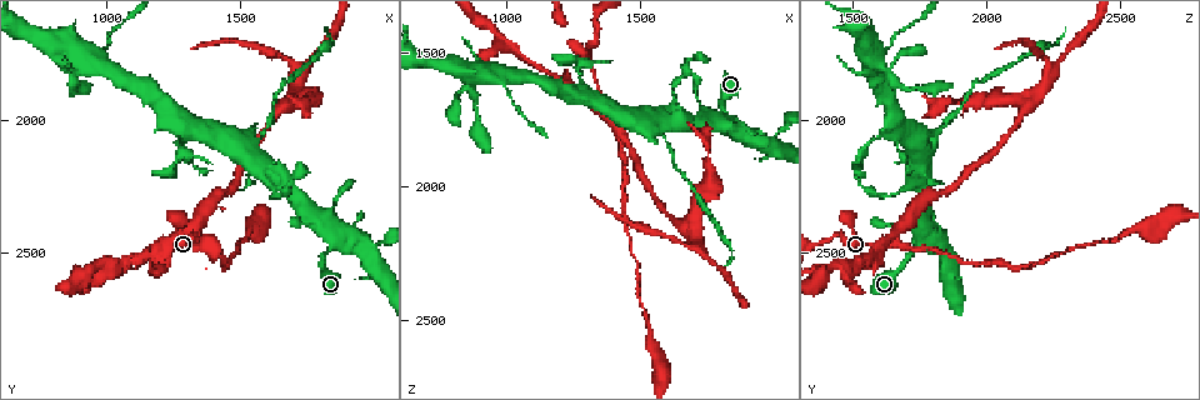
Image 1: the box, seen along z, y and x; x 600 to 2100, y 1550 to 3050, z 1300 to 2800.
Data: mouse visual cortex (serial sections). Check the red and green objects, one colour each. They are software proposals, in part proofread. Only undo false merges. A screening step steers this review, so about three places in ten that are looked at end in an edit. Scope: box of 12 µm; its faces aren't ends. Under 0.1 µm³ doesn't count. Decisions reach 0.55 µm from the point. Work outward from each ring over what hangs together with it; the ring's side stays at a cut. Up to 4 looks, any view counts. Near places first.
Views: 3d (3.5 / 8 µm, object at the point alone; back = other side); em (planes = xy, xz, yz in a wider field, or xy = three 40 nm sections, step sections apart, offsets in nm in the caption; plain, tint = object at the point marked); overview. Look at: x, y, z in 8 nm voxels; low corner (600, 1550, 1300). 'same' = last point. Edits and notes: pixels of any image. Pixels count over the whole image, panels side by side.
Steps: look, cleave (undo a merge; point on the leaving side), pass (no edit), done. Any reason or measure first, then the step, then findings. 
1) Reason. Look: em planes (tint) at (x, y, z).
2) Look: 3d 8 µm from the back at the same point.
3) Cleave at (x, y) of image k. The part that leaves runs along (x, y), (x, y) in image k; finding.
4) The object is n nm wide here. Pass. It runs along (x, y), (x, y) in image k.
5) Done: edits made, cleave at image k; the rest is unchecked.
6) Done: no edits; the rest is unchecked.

Abrupt turn. Look: 3d 3.5 µm at (1320, 2420, 1670).

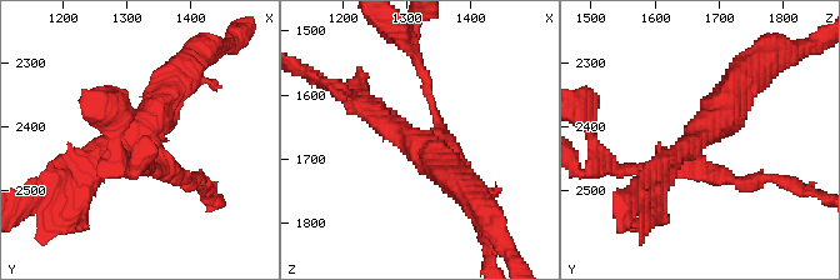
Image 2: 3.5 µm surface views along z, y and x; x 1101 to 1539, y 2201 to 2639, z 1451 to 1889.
3 arms meet here; the arms are 150, 250, 400 nm wide; now the EM. Look: em planes (tint) at (1330, 2410, 1680).

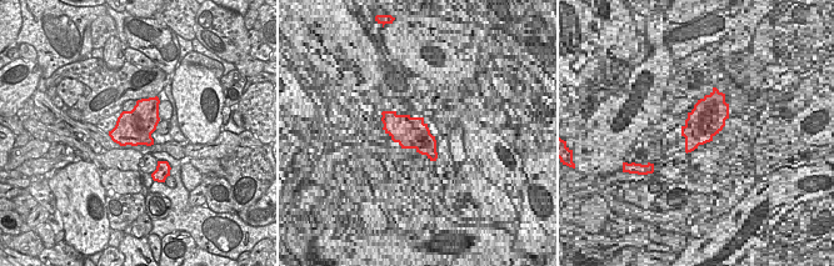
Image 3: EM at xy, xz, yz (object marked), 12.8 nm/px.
Cleave at (706, 123) of image 2. The part that leaves runs along (701, 145), (726, 99), (761, 56) in image 2; a second cell is stuck on.

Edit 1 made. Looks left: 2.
Look: 3d 8 µm at (1550, 2120, 1770).

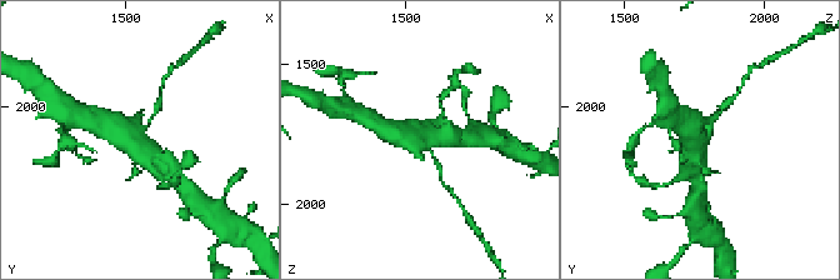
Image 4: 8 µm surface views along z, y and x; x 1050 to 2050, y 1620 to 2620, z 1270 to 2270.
Look: em planes (tint) at (1550, 2120, 1780).

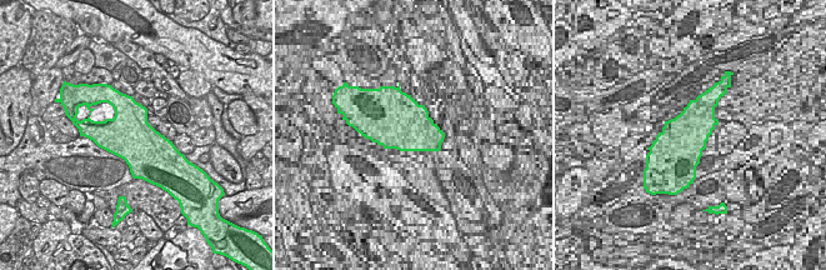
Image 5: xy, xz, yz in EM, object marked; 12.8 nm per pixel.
Cleave at (158, 106) of image 4. The part that leaves runs along (148, 124), (159, 106), (161, 85) in image 4; a second cell is stuck on.

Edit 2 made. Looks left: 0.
Done: edits made, cleave at image 2, cleave at image 4; the rest is unchecked.

